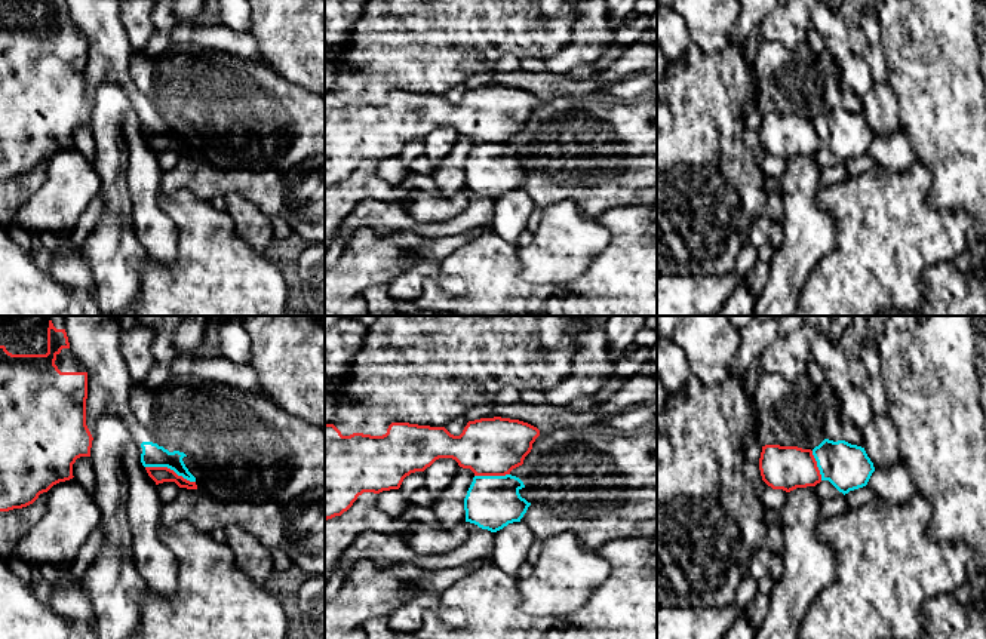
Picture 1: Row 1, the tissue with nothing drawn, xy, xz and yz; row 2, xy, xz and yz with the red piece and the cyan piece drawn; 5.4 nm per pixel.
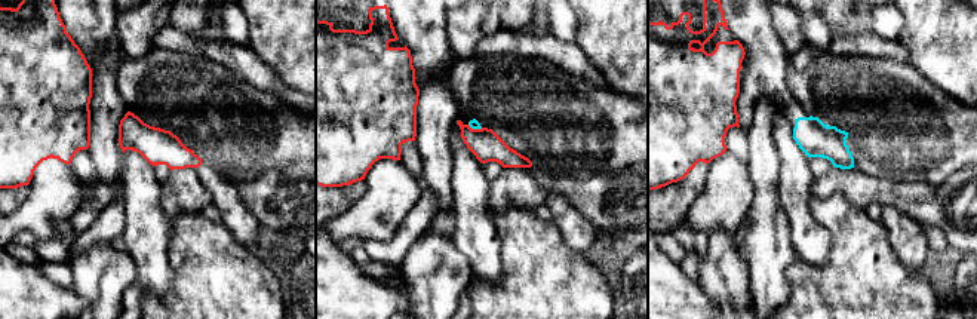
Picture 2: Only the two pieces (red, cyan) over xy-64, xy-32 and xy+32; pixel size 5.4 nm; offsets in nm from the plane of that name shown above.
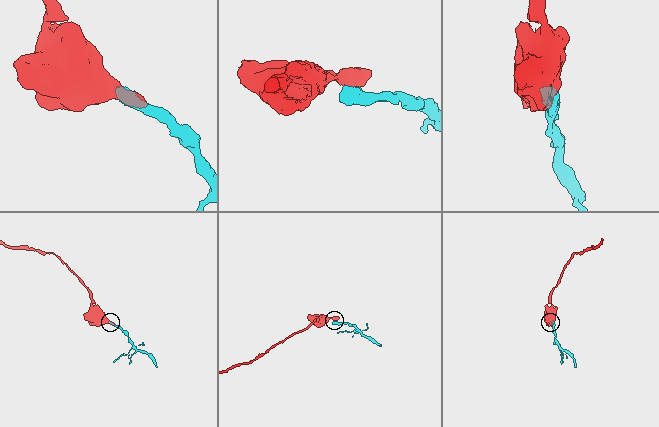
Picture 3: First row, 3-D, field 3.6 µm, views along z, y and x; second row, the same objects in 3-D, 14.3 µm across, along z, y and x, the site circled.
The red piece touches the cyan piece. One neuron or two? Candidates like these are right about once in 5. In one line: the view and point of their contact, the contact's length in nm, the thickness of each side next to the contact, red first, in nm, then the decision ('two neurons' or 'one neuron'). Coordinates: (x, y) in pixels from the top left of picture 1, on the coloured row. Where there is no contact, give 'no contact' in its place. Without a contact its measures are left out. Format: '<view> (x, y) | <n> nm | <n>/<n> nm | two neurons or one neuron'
xy (169, 469) | 280 nm | 90/130 nm | two neurons

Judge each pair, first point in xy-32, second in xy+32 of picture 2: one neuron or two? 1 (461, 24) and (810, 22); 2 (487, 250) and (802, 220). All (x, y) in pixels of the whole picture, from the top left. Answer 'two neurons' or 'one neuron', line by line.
1: two neurons
2: one neuron

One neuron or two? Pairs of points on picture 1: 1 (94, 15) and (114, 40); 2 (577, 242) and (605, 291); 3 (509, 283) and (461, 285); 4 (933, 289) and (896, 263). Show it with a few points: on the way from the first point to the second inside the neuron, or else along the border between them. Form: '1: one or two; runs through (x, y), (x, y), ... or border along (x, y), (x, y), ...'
1: one; runs through (100, 20), (108, 34)
2: two; border along (610, 234), (610, 242), (590, 264), (562, 285)
3: one; runs through (497, 283), (473, 283)
4: two; border along (949, 260), (931, 264), (924, 272), (922, 300)

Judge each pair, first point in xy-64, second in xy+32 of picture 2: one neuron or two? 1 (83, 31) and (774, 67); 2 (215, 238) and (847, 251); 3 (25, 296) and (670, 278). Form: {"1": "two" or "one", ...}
{"1": "one", "2": "one", "3": "one"}

